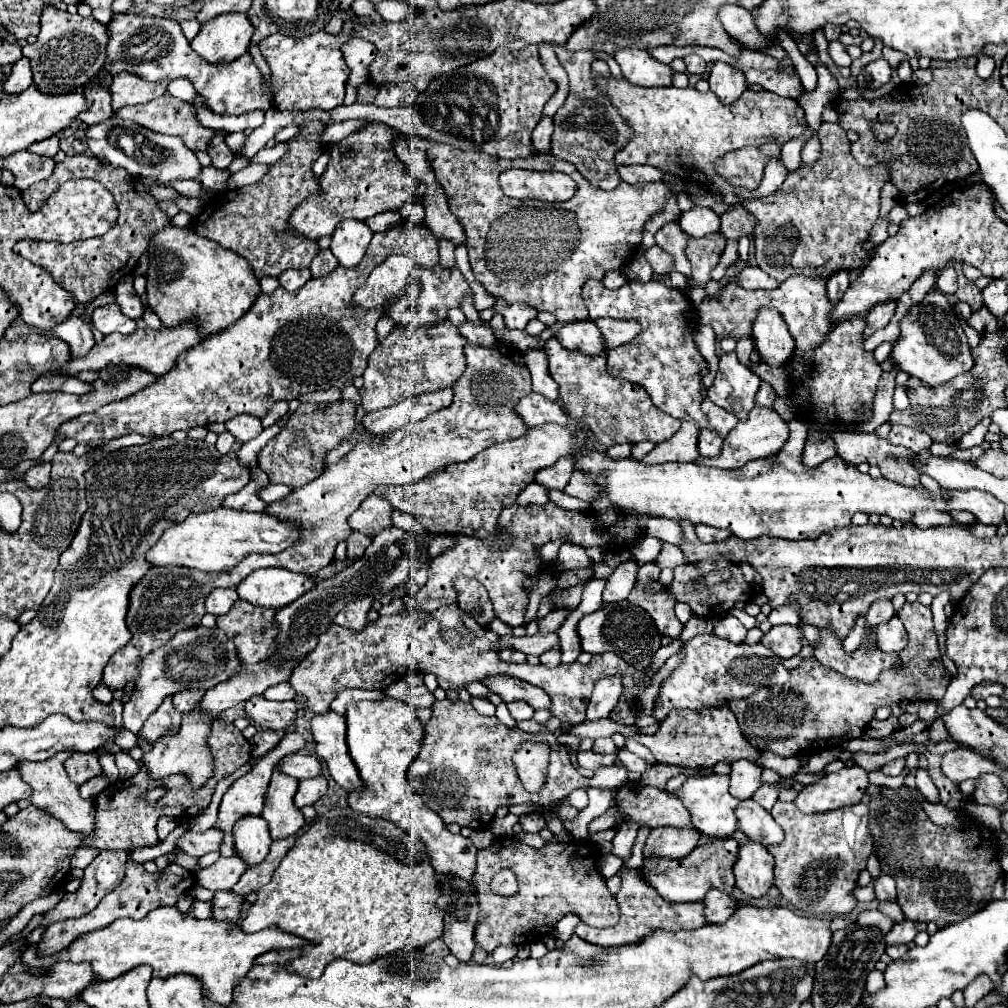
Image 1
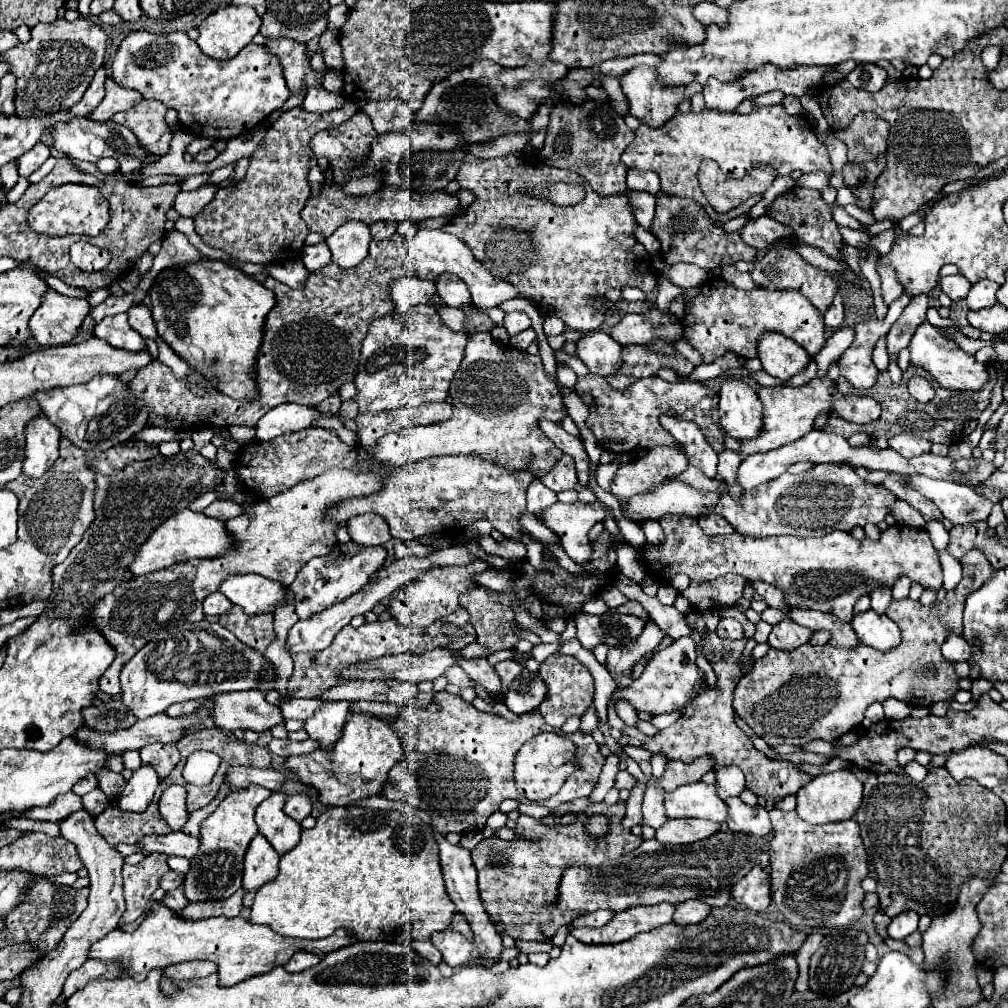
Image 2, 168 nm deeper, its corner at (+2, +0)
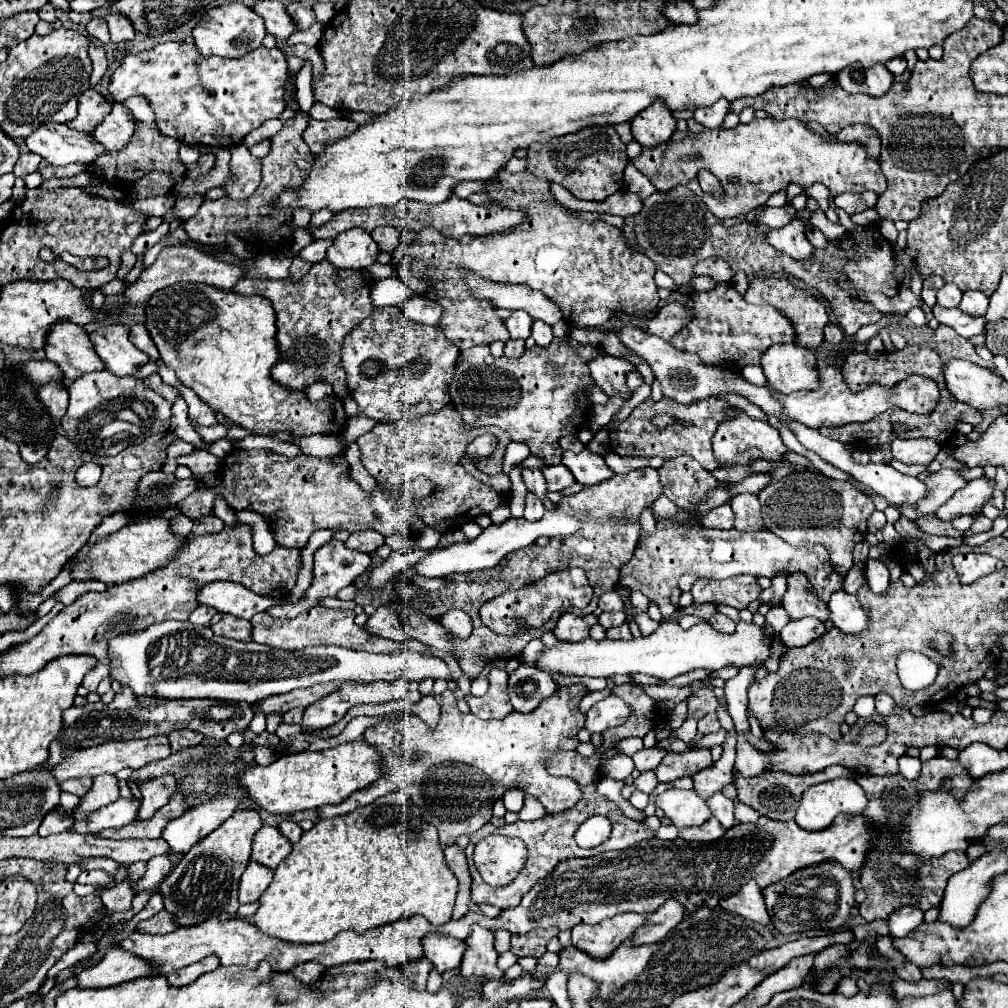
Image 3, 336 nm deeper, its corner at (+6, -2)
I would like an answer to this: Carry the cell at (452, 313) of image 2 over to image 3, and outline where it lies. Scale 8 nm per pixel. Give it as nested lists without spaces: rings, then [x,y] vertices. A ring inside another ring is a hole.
[[[421,295],[409,297],[405,303],[399,305],[399,309],[409,319],[413,319],[415,323],[423,323],[423,325],[439,325],[439,319],[441,319],[439,303],[435,303],[431,299],[425,299]]]

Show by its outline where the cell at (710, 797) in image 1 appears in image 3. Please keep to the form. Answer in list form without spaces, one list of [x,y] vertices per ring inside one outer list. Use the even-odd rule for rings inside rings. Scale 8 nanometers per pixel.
[[[669,789],[655,797],[655,807],[661,809],[677,829],[703,825],[711,817],[711,811],[707,811],[705,801],[699,799],[695,791]]]

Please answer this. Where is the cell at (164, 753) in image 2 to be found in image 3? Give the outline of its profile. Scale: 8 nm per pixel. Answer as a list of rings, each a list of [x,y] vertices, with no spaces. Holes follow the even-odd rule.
[[[163,775],[163,779],[151,779],[151,783],[145,783],[141,787],[141,807],[137,811],[139,821],[151,819],[163,805],[169,803],[171,795],[177,791],[177,781],[171,775]]]

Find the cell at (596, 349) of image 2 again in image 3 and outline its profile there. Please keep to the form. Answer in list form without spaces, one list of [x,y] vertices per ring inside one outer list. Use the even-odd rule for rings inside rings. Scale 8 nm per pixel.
[[[601,355],[595,361],[591,361],[589,369],[597,387],[601,387],[609,397],[619,397],[619,399],[631,397],[631,389],[627,387],[627,373],[635,369],[631,361],[621,357]]]

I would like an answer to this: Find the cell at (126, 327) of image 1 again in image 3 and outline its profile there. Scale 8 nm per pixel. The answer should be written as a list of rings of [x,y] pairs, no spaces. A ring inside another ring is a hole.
[[[101,325],[89,337],[107,369],[119,377],[131,377],[141,365],[149,363],[149,357],[129,341],[129,325]]]

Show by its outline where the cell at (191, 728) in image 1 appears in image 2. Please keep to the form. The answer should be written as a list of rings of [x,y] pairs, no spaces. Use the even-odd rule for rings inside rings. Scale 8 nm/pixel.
[[[143,765],[135,769],[123,793],[119,795],[119,807],[135,813],[147,809],[147,805],[155,795],[157,785],[159,785],[159,773],[153,765]]]

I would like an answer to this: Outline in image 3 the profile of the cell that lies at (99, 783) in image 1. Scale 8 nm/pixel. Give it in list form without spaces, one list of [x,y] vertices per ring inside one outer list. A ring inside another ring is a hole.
[[[51,811],[47,813],[47,817],[43,819],[37,835],[39,837],[47,837],[51,833],[59,833],[59,831],[67,831],[67,827],[71,827],[71,819],[59,819],[59,813],[57,811]]]

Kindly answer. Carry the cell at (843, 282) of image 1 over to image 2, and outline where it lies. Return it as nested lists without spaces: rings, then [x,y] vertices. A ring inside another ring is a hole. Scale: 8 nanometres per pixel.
[[[837,293],[831,307],[825,311],[825,325],[829,329],[837,329],[843,321],[843,297]]]

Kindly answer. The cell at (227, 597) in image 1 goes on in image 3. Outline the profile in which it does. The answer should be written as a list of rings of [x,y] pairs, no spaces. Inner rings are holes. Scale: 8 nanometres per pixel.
[[[197,607],[193,611],[193,615],[189,617],[189,621],[195,623],[195,625],[209,625],[209,621],[211,621],[213,615],[215,615],[213,607]]]

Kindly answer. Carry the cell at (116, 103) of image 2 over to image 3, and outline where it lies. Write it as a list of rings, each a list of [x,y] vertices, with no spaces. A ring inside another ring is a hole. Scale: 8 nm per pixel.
[[[87,89],[81,97],[79,97],[79,113],[75,119],[71,119],[67,125],[75,131],[83,131],[83,133],[91,133],[101,119],[111,111],[113,103],[107,101],[105,97],[101,97],[97,91]]]

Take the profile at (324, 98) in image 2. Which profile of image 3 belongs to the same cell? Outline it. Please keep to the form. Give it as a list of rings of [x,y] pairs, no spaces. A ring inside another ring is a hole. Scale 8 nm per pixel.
[[[315,103],[309,115],[315,117],[315,119],[335,119],[335,117],[341,117],[339,111],[335,111],[335,109],[331,109],[331,107],[325,107],[323,103]]]

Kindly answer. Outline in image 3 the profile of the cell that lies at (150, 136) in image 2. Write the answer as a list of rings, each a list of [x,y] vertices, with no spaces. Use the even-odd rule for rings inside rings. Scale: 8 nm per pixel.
[[[121,103],[113,105],[113,111],[95,127],[91,137],[105,147],[105,151],[119,151],[127,145],[135,131],[135,121],[131,119],[131,111]]]

